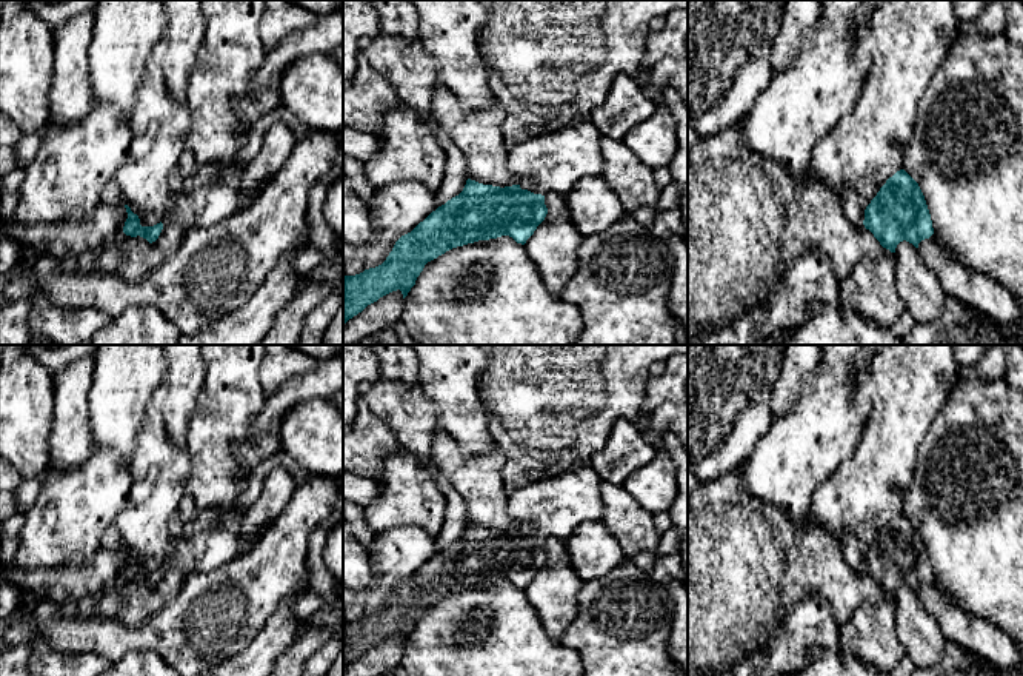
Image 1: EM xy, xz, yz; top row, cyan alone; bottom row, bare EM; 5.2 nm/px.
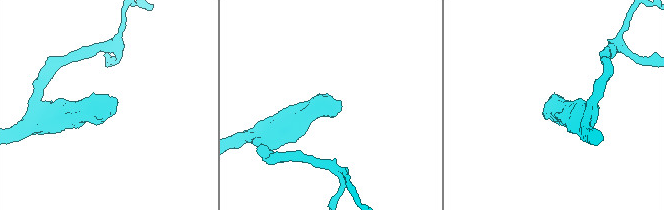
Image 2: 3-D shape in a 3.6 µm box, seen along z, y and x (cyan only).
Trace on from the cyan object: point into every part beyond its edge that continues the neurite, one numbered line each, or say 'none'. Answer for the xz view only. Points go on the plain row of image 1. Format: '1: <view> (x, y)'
1: xz (548, 508)

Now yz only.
1: yz (848, 545)

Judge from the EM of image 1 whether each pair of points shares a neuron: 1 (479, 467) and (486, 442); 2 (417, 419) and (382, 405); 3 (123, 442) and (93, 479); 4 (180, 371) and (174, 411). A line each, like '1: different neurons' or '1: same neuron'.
1: different neurons
2: same neuron
3: different neurons
4: same neuron

